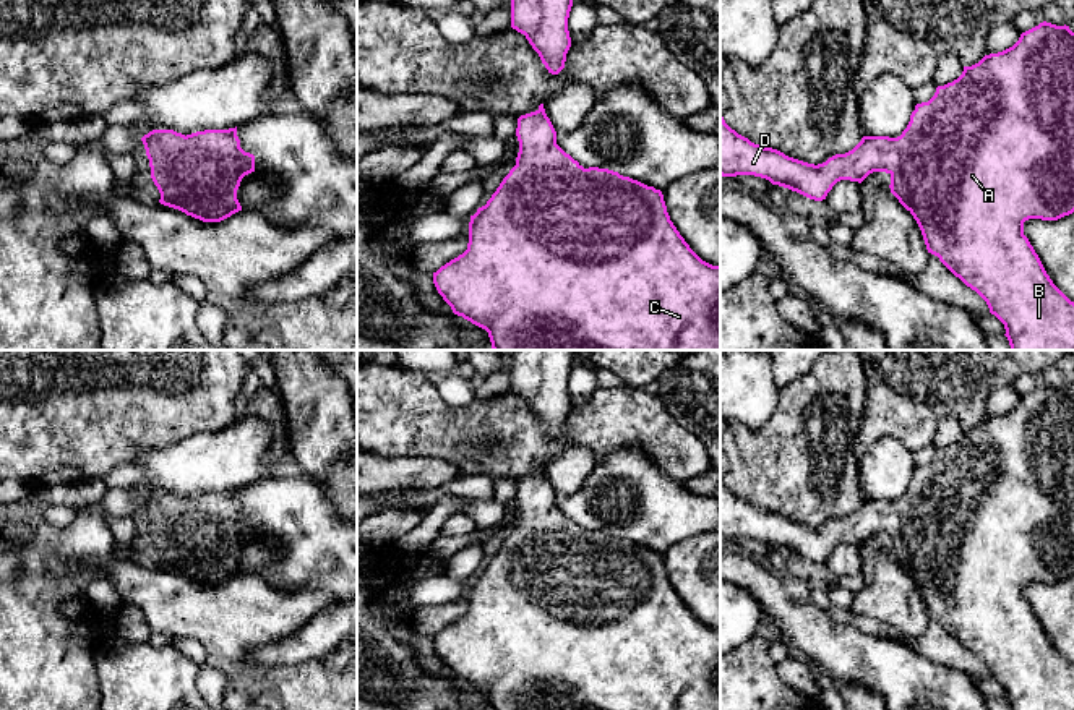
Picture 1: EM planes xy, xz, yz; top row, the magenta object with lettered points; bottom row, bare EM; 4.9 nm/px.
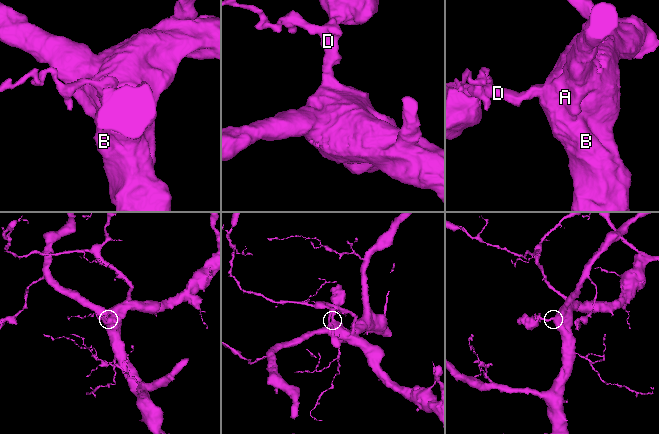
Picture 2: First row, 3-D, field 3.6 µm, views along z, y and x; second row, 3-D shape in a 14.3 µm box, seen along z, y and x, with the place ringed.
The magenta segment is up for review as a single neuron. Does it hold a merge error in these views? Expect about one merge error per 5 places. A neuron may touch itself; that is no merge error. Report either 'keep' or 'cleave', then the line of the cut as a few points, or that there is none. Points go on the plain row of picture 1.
keep | no cut

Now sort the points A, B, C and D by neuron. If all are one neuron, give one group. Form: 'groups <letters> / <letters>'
groups A B C D

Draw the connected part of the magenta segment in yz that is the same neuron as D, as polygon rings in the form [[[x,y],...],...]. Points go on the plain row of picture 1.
[[[1040,386],[1038,389],[1020,397],[1019,404],[998,417],[985,418],[978,426],[964,430],[962,438],[944,449],[938,449],[934,459],[928,465],[915,468],[907,491],[897,501],[889,499],[863,499],[861,504],[845,517],[836,517],[823,527],[808,527],[784,515],[751,506],[748,501],[732,493],[720,477],[720,538],[754,538],[797,554],[810,562],[823,564],[832,550],[840,543],[861,546],[873,535],[886,535],[891,538],[891,556],[917,584],[928,616],[939,624],[967,650],[975,653],[988,668],[1006,692],[1011,710],[1074,710],[1074,665],[1071,665],[1050,642],[1038,618],[1024,598],[1024,585],[1029,582],[1058,584],[1074,575],[1074,396],[1069,389],[1056,389]]]

